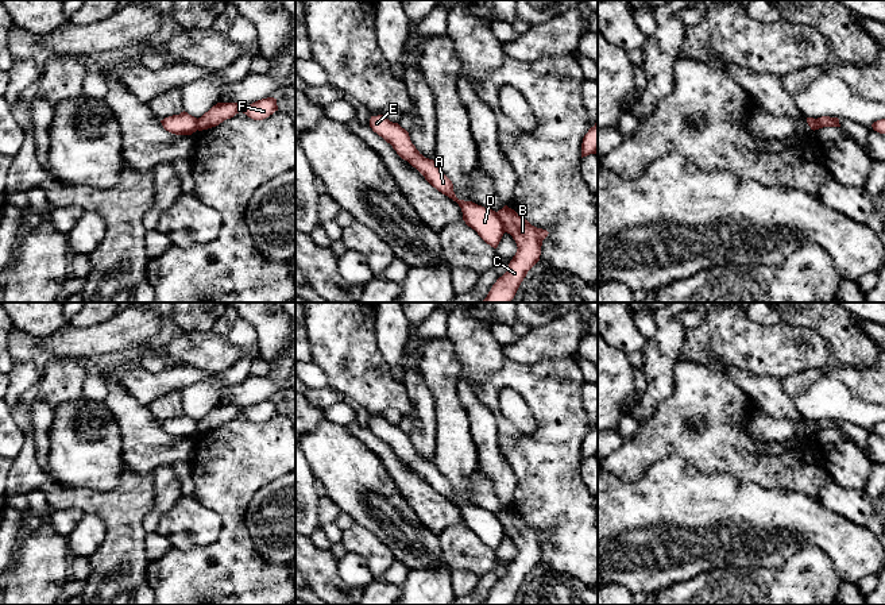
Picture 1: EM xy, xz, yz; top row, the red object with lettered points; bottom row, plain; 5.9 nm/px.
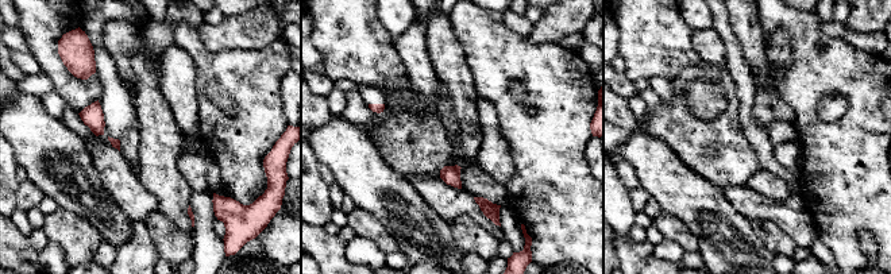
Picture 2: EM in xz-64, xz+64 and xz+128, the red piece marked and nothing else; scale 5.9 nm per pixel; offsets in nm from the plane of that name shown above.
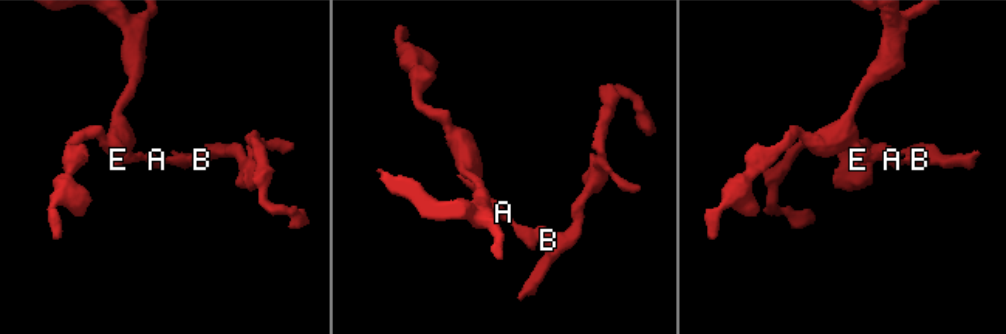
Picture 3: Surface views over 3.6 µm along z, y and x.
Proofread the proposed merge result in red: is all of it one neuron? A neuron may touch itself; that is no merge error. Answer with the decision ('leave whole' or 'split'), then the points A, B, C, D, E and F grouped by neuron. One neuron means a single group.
split; A D E / B C F

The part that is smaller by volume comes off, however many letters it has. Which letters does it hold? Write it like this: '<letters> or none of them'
B, C, F

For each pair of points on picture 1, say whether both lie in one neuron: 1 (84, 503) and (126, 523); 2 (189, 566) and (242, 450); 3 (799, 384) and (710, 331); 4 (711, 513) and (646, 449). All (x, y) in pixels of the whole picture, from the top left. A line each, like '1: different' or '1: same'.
1: same
2: same
3: different
4: different

